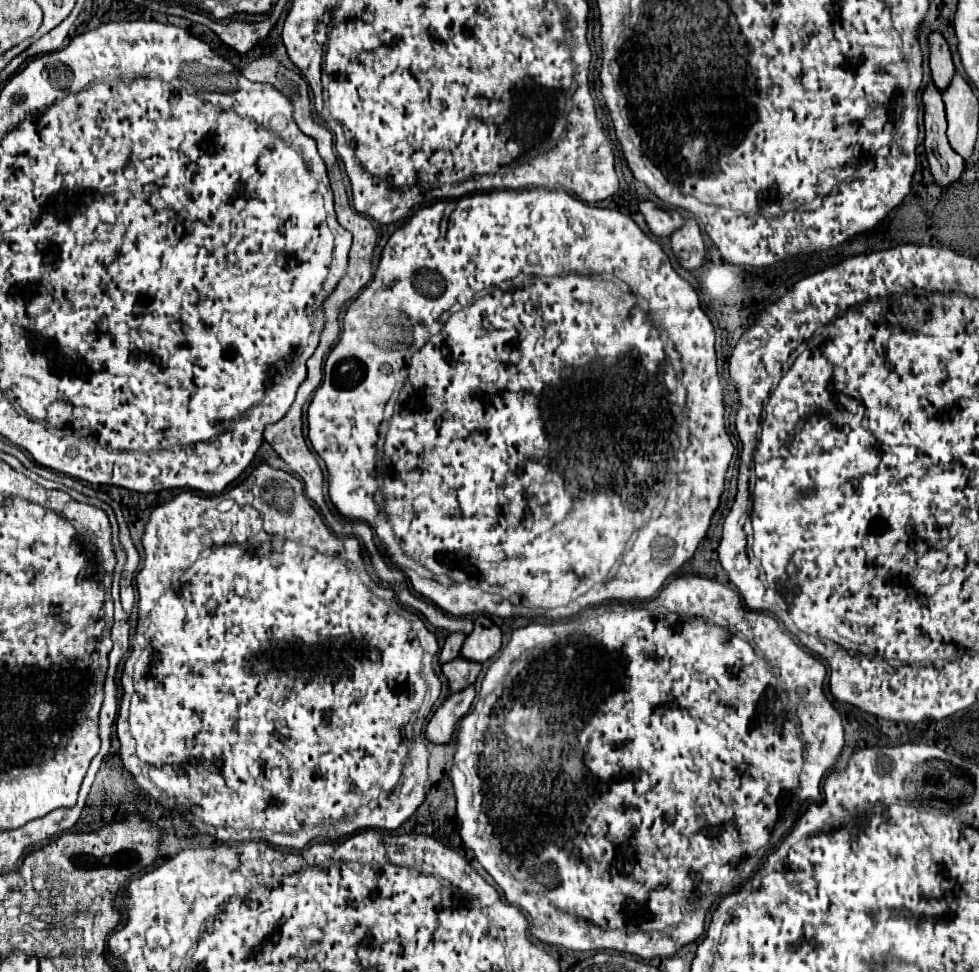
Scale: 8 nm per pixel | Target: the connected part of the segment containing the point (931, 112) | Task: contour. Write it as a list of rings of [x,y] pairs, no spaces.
[[[929,82],[921,94],[925,106],[925,152],[937,184],[947,186],[955,182],[963,172],[963,158],[949,146],[945,130],[945,108],[941,92]]]

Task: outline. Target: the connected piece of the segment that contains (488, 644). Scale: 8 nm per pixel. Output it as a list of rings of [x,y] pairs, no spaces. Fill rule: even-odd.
[[[481,616],[475,620],[473,632],[465,638],[461,654],[473,662],[485,662],[501,648],[501,630],[495,622]]]

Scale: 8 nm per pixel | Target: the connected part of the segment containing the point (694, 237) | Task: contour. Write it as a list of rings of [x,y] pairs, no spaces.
[[[685,218],[683,226],[671,234],[671,248],[679,264],[687,270],[699,268],[705,260],[705,244],[695,218]]]

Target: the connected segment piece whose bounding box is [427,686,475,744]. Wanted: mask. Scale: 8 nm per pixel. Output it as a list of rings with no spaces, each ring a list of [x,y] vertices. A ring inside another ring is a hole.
[[[467,686],[459,692],[451,692],[429,720],[427,740],[437,744],[447,744],[453,736],[457,722],[469,712],[473,698],[475,698],[475,686]]]

